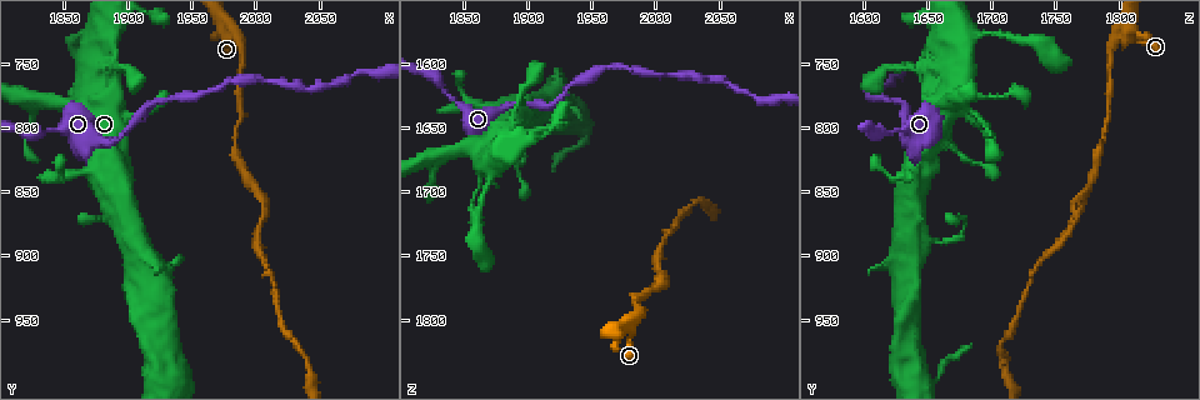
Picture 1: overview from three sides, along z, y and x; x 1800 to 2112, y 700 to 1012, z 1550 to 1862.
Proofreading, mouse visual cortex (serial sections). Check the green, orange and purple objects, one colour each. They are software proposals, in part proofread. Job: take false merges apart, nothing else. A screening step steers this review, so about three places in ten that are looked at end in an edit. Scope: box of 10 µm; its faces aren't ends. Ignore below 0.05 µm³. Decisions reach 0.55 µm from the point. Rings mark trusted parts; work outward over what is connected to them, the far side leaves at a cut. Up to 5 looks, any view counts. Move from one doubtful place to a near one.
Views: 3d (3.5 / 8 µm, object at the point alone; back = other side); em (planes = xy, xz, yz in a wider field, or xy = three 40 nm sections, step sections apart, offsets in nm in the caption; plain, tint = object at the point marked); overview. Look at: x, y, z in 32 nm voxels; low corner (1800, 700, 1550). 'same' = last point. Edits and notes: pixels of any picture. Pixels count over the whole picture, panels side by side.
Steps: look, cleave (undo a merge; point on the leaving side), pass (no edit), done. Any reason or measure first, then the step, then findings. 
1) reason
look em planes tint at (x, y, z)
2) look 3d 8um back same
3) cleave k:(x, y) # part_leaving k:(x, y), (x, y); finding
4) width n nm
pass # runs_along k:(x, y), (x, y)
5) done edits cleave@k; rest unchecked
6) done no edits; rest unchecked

sudden change in width
look 3d 3.5um at (1890, 810, 1632)

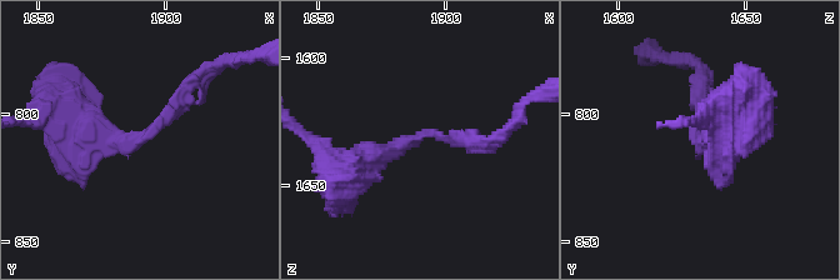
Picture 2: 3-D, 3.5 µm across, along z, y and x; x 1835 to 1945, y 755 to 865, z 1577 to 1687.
need the tissue
look em xy step 2 tint at (1891, 810, 1631)

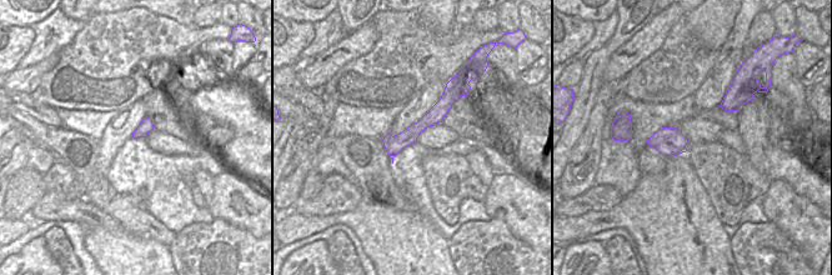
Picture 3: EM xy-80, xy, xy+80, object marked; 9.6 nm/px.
arm_widths 150, 450 nm
pass # runs_along 2:(73, 118), (141, 140), (199, 75); all the same cell

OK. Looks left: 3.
side arm on a straight run
look em xy step 5 tint at (1914, 918, 1634)

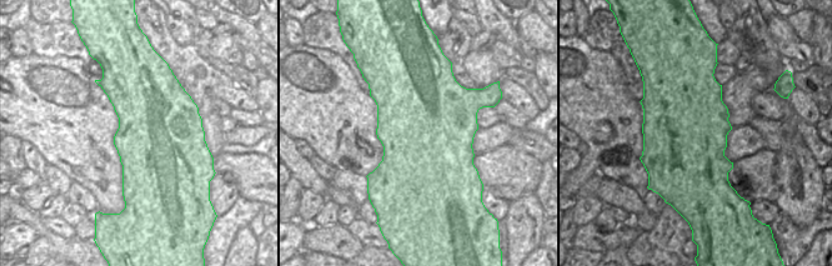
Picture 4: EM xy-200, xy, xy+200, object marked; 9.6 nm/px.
see where the arms go
look 3d 3.5um same

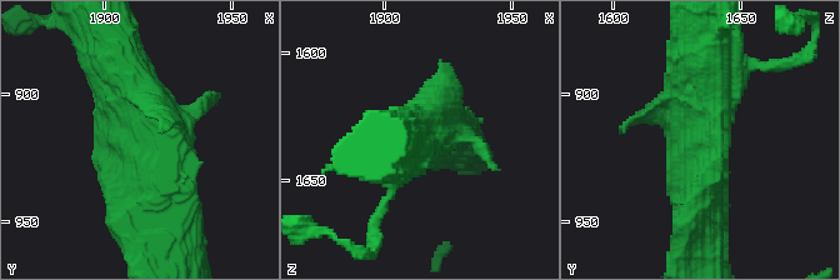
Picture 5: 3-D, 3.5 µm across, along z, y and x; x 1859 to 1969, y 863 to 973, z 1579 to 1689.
pass # runs_along 5:(110, 48), (145, 121), (156, 205); one cell here

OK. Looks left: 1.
done no edits; rest unchecked

